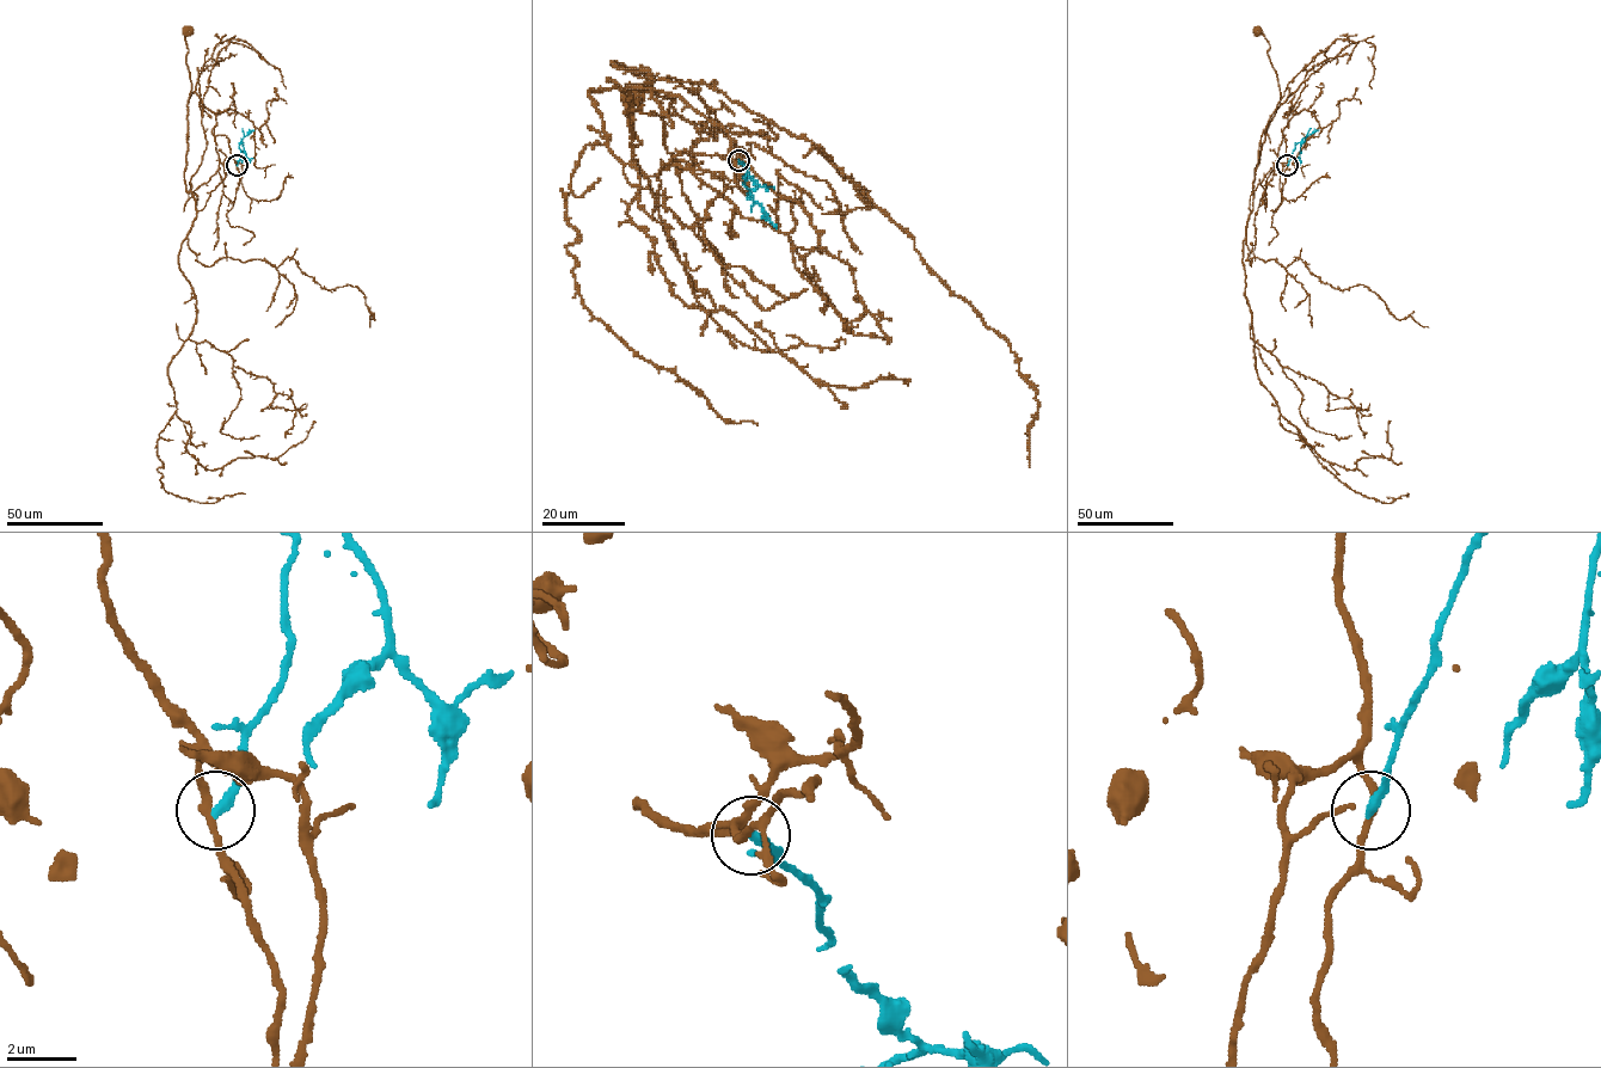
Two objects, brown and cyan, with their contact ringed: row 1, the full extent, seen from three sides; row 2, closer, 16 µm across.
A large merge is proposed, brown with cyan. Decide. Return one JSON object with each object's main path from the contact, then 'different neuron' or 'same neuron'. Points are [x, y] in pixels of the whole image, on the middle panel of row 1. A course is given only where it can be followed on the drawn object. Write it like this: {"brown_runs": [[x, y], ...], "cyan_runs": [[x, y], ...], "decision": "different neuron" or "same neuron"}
{"brown_runs": [[737, 161], [685, 151], [694, 161], [686, 167], [644, 175], [633, 152], [640, 141], [629, 123], [626, 97]], "cyan_runs": [[738, 161], [748, 172], [743, 178], [744, 184], [776, 228]], "decision": "different neuron"}

